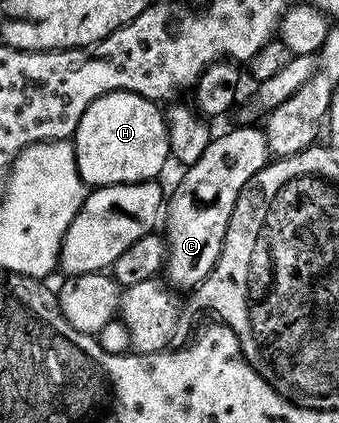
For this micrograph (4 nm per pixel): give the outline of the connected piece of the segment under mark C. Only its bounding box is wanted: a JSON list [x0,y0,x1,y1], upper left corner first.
[164,127,268,290]

